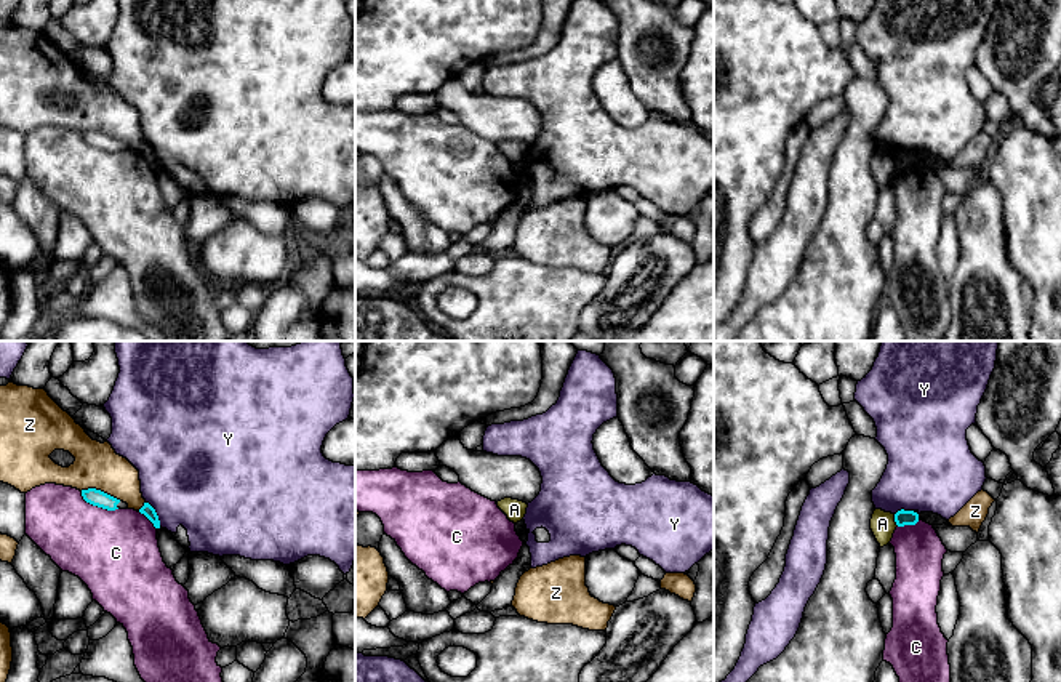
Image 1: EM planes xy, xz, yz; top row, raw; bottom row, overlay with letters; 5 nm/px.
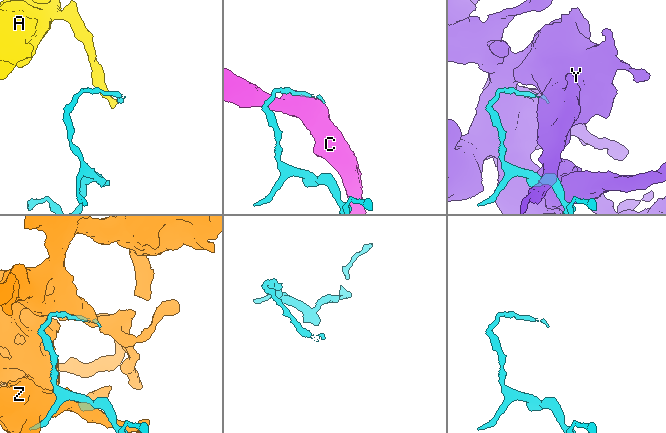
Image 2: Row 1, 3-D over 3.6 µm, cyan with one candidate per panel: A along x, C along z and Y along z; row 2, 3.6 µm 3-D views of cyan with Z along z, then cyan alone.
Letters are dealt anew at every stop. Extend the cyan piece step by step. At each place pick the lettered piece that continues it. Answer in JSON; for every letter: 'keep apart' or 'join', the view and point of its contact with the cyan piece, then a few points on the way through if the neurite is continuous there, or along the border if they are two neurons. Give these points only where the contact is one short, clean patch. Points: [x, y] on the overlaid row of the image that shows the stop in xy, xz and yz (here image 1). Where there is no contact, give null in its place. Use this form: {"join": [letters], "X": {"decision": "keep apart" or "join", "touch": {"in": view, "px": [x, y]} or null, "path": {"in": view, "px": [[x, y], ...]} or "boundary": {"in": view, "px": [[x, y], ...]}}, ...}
{"join": [], "A": {"decision": "keep apart", "touch": {"in": "yz", "px": [895, 521]}, "boundary": {"in": "yz", "px": [[893, 514], [893, 521], [898, 525]]}}, "C": {"decision": "keep apart", "touch": {"in": "xy", "px": [98, 506]}}, "Y": {"decision": "keep apart", "touch": {"in": "xy", "px": [156, 514]}}, "Z": {"decision": "keep apart", "touch": {"in": "xy", "px": [100, 490]}}}

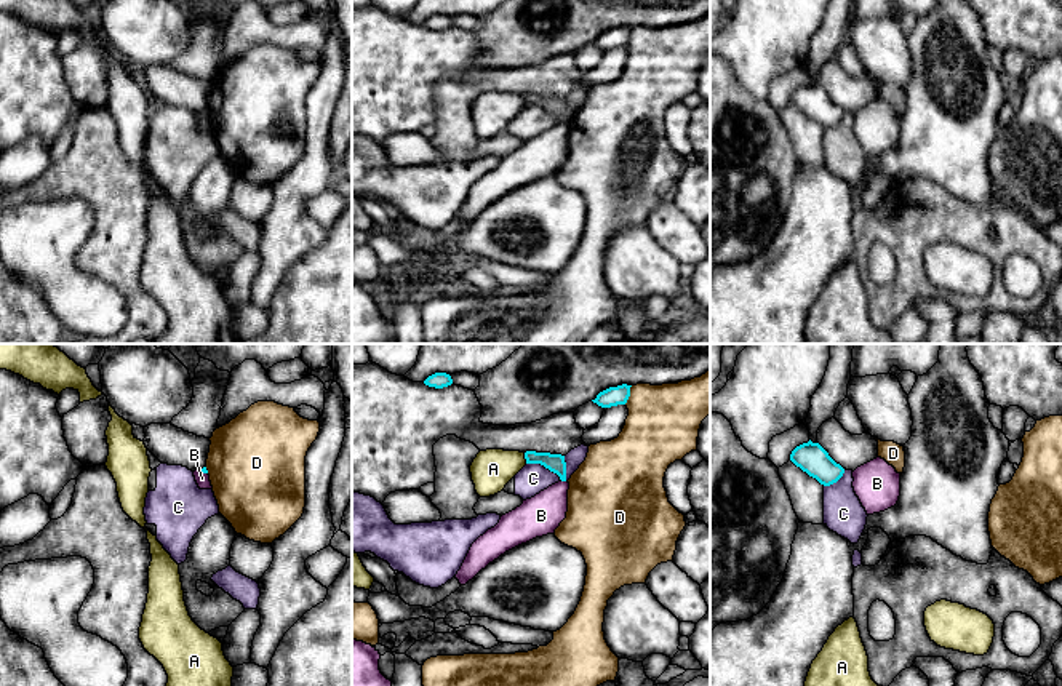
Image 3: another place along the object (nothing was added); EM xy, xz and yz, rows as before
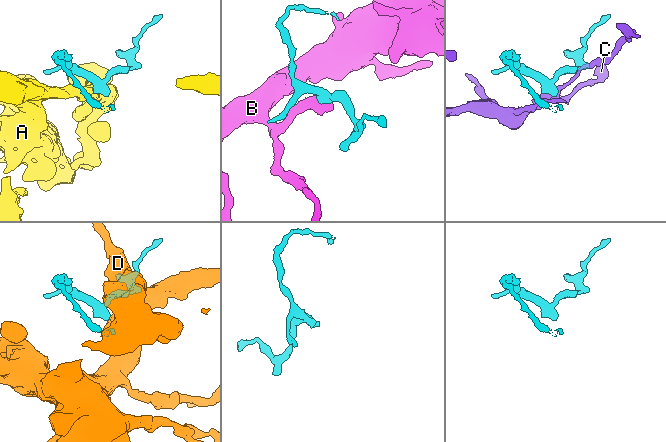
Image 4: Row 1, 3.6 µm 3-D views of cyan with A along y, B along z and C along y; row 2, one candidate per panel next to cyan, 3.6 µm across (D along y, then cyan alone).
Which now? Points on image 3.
{"join": [], "A": {"decision": "keep apart", "touch": {"in": "xz", "px": [525, 458]}, "boundary": {"in": "xz", "px": [[523, 453], [527, 462]]}}, "B": {"decision": "keep apart", "touch": {"in": "xz", "px": [563, 480]}, "boundary": {"in": "xz", "px": [[562, 480], [565, 482]]}}, "C": {"decision": "keep apart", "touch": {"in": "xz", "px": [544, 466]}, "boundary": {"in": "xz", "px": [[527, 462], [539, 462], [562, 480]]}}, "D": {"decision": "keep apart", "touch": {"in": "xz", "px": [629, 395]}}}

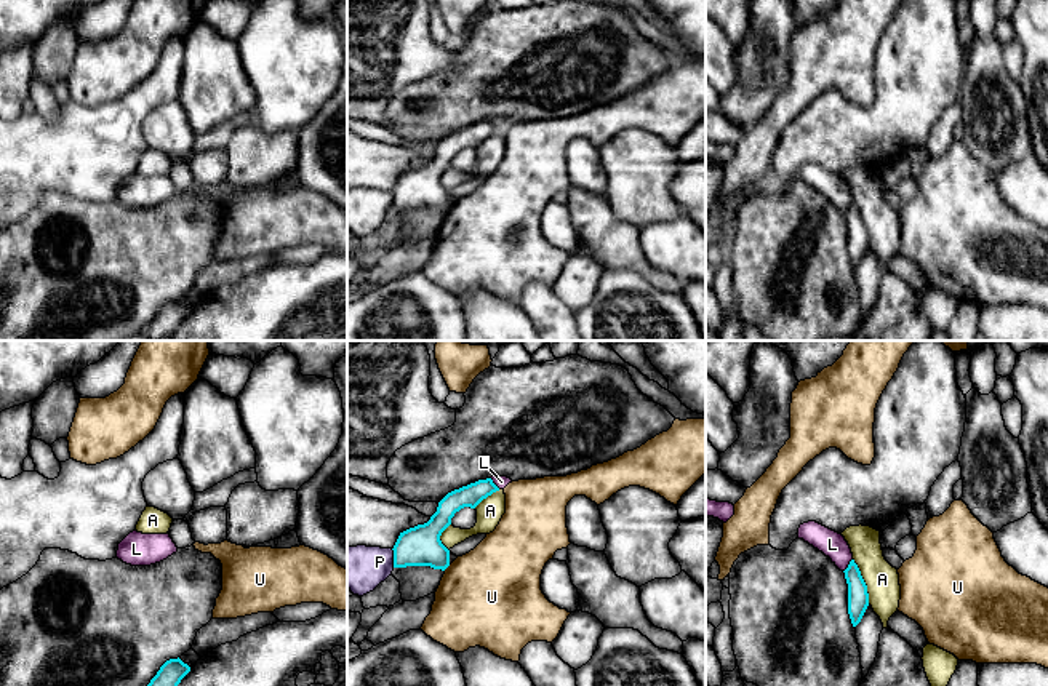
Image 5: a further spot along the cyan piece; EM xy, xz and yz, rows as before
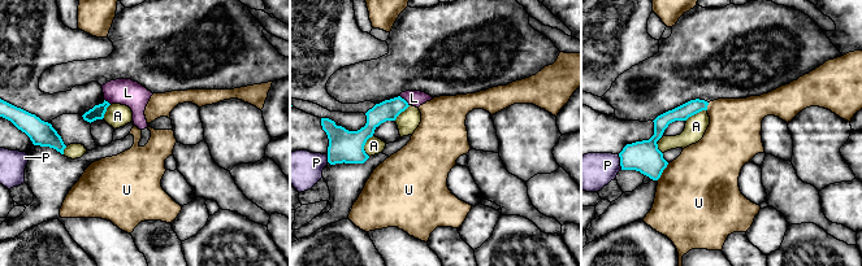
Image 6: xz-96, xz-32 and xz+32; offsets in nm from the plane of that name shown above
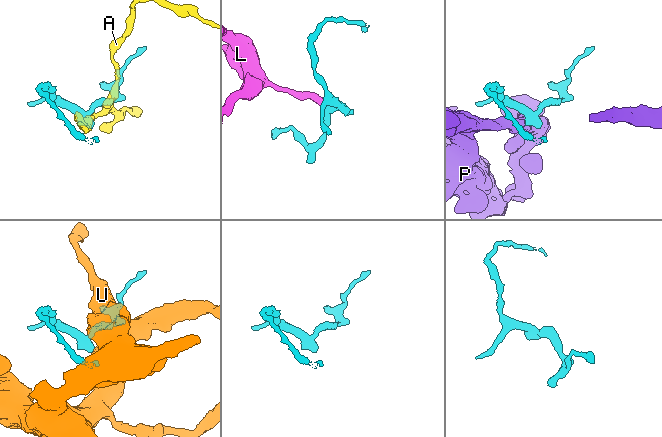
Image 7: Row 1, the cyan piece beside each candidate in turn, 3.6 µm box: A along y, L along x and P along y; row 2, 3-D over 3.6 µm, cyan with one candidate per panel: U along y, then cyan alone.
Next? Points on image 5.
{"join": [], "A": {"decision": "keep apart", "touch": {"in": "yz", "px": [863, 581]}}, "L": {"decision": "keep apart", "touch": {"in": "yz", "px": [848, 565]}, "boundary": {"in": "yz", "px": [[852, 558], [844, 571]]}}, "P": {"decision": "keep apart", "touch": {"in": "xz", "px": [394, 558]}, "boundary": {"in": "xz", "px": [[391, 549], [394, 566]]}}, "U": {"decision": "keep apart", "touch": {"in": "xz", "px": [447, 566]}}}

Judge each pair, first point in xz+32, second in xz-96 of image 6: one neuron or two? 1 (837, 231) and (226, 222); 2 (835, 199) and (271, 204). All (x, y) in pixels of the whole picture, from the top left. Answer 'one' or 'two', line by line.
1: two
2: one

